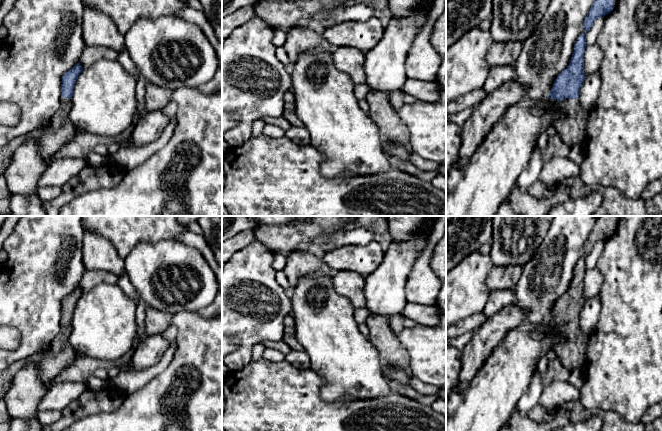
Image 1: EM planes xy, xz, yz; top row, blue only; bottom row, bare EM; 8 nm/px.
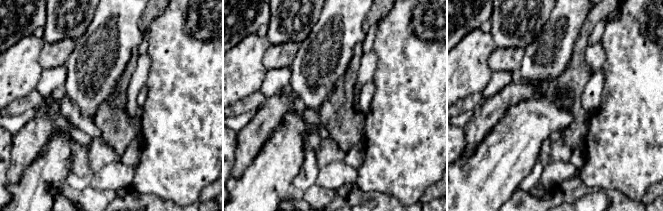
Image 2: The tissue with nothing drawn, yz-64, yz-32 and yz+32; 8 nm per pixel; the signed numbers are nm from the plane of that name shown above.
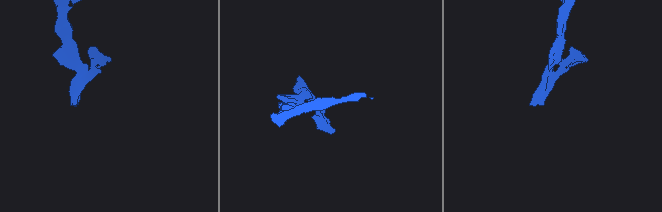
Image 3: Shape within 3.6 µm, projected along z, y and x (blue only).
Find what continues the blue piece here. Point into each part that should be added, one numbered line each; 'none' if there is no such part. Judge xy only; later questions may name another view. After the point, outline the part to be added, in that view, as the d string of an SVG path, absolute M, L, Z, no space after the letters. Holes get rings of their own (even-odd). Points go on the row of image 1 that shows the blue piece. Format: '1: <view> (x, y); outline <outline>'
1: xy (60, 130); outline M60 97L59 109L51 117L46 128L39 128L28 135L17 137L8 144L0 146L0 175L4 175L7 171L17 149L32 137L39 139L42 157L47 160L54 158L54 155L78 133L69 118L71 108L71 99Z

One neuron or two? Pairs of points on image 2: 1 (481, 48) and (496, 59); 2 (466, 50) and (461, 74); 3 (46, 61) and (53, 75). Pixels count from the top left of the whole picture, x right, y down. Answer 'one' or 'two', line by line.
1: two
2: one
3: two

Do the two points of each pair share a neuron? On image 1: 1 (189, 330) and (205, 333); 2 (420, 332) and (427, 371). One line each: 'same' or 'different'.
1: same
2: same

